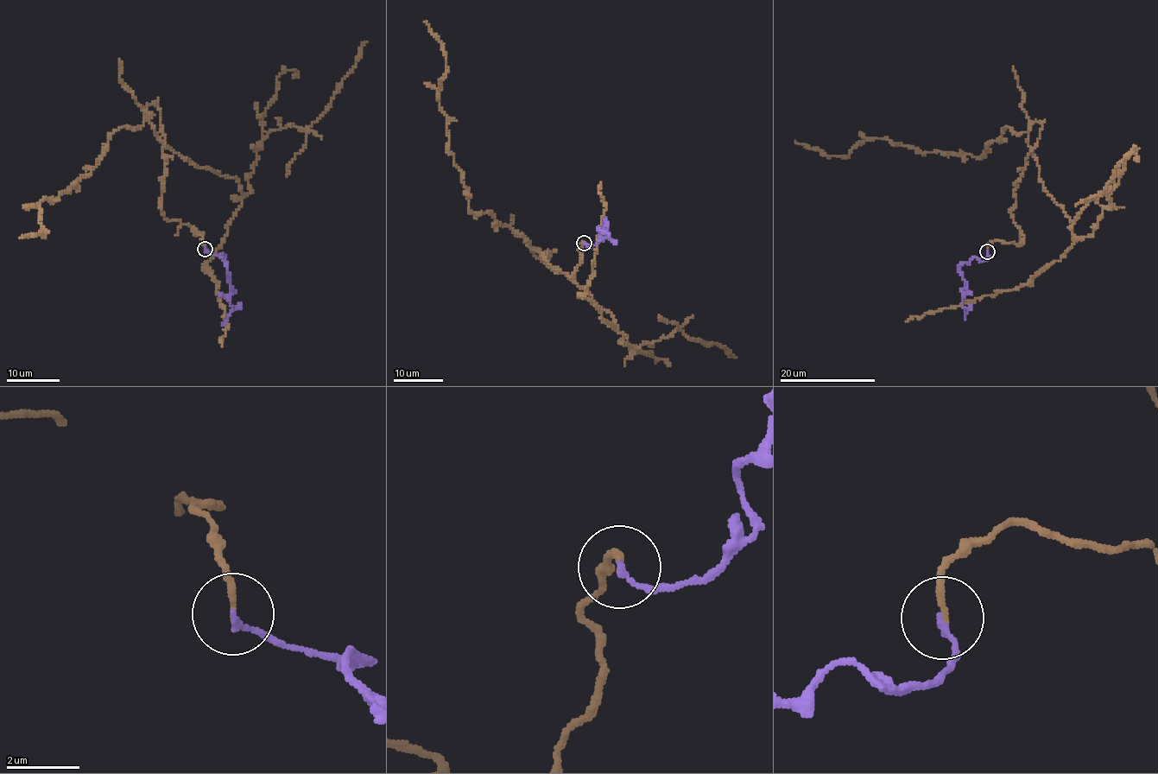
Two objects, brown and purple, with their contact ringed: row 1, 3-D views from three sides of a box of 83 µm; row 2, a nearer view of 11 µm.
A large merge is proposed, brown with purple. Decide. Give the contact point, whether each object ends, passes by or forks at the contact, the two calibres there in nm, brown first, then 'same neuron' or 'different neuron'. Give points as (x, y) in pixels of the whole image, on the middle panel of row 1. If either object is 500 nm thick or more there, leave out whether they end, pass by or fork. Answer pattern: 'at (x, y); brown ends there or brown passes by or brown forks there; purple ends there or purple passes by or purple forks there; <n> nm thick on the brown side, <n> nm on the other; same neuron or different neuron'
at (584, 243); brown ends there; purple ends there; 190 nm thick on the brown side, 170 nm on the other; different neuron

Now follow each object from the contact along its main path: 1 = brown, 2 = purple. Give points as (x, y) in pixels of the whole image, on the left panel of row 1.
1: (204, 250), (161, 210), (146, 108), (159, 140), (248, 193), (262, 139), (306, 130), (366, 41)
2: (204, 250), (220, 255), (225, 262), (232, 310), (223, 326)

